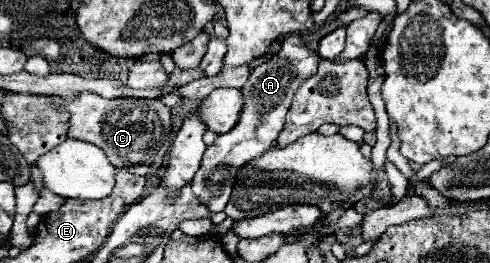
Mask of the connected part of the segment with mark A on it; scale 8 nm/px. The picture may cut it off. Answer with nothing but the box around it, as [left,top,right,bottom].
[190,33,320,213]

